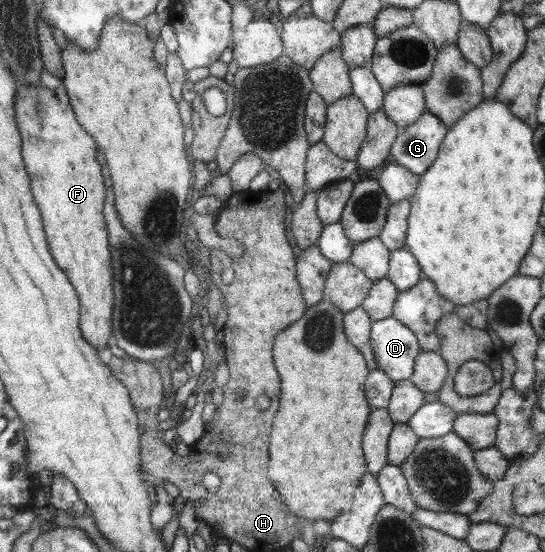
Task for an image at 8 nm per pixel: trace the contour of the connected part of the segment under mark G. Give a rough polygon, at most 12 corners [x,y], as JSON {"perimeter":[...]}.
{"perimeter":[[426,111],[394,141],[393,162],[420,176],[449,127]]}

